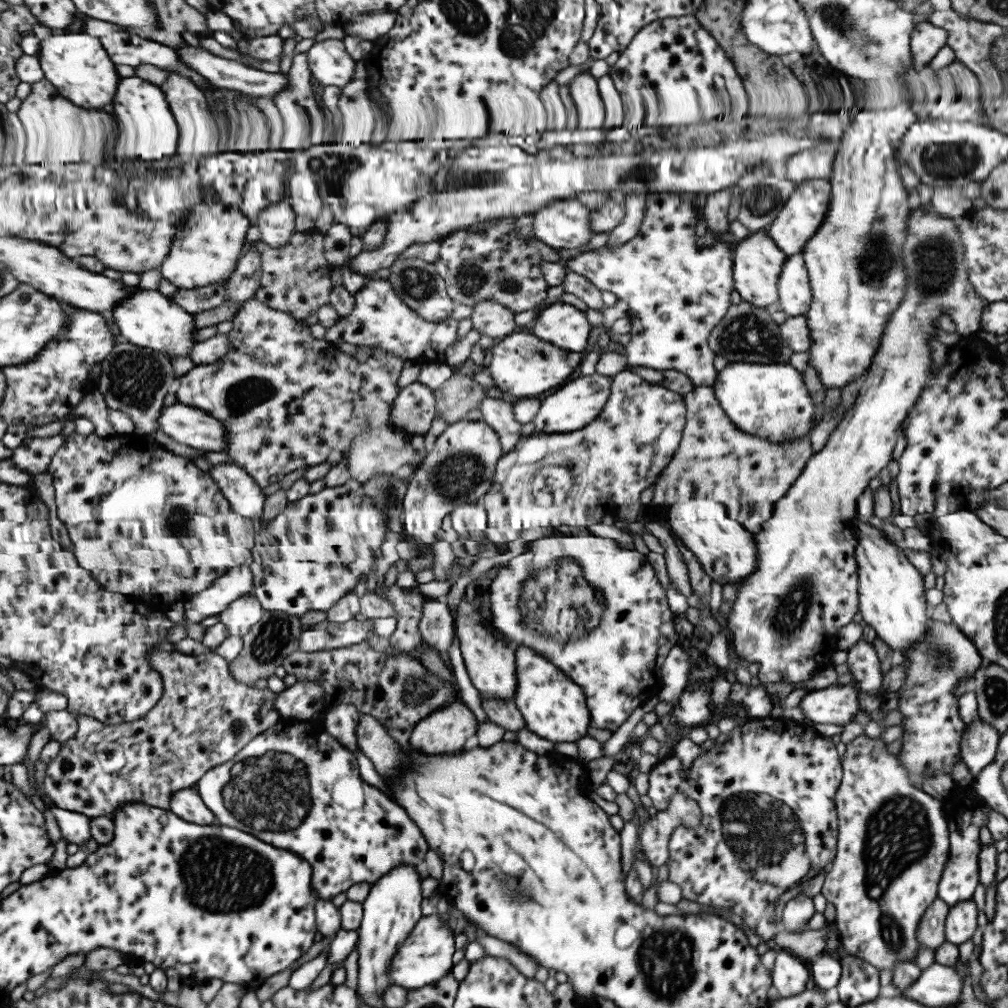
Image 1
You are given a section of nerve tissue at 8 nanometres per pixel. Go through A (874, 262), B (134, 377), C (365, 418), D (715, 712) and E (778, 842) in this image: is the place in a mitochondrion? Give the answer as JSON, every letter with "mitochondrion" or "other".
{"A":"mitochondrion","B":"mitochondrion","C":"mitochondrion","D":"other","E":"mitochondrion"}

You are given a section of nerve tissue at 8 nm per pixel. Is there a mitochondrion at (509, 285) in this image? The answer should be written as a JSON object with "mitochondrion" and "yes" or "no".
{"mitochondrion":"yes"}

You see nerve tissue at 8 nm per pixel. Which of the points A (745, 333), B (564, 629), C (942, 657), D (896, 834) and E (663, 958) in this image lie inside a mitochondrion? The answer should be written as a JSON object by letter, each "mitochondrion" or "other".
{"A":"mitochondrion","B":"mitochondrion","C":"mitochondrion","D":"mitochondrion","E":"mitochondrion"}

